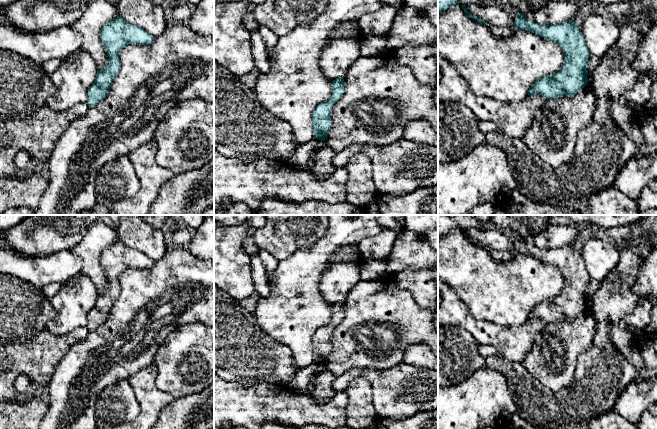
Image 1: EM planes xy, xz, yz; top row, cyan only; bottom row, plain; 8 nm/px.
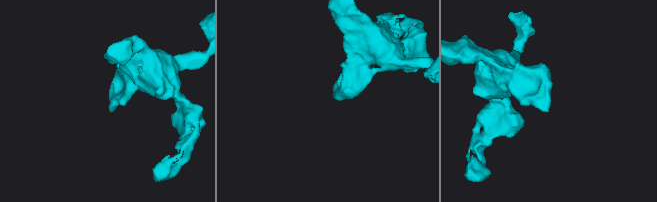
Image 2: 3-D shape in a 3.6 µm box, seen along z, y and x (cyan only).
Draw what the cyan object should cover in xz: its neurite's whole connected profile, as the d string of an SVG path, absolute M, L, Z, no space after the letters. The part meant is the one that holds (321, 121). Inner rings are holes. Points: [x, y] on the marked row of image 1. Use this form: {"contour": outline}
{"contour": "M337 78L332 82L331 97L320 103L312 113L312 132L314 138L325 141L327 134L332 126L331 112L334 104L341 98L345 91L345 81Z"}

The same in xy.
{"contour": "M121 17L106 23L101 31L100 38L109 61L106 66L97 70L94 83L88 89L88 107L93 107L103 101L108 95L109 89L120 71L120 51L129 44L150 45L154 37L141 27L128 23Z"}

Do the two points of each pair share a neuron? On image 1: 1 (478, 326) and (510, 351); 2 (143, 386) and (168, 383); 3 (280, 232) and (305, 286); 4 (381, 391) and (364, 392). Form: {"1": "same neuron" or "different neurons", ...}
{"1": "same neuron", "2": "different neurons", "3": "different neurons", "4": "different neurons"}

